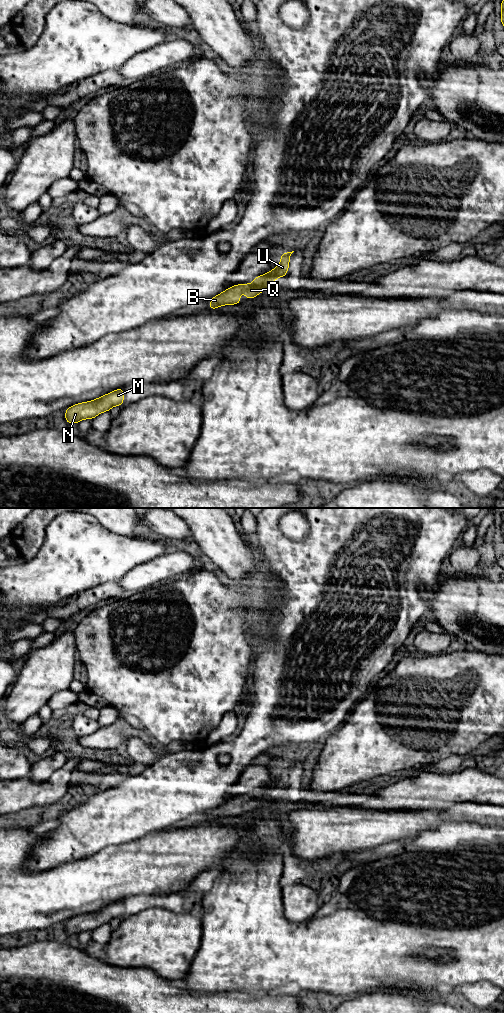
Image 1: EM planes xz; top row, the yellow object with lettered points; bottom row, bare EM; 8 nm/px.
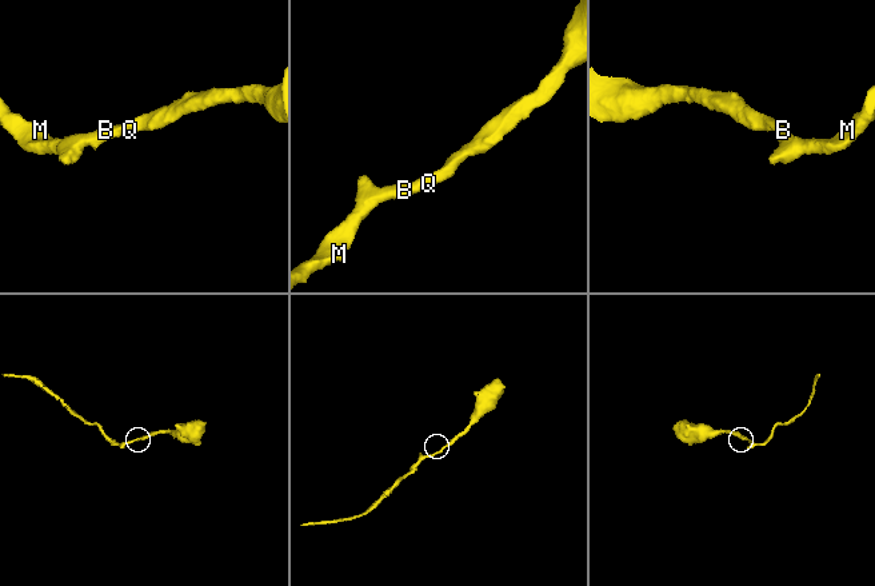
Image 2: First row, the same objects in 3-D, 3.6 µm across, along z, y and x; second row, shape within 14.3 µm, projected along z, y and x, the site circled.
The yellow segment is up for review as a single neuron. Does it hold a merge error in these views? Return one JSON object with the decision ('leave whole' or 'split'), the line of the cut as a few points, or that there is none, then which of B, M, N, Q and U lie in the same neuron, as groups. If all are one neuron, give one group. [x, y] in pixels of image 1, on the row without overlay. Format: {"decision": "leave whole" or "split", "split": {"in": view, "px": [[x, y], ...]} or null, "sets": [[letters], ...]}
{"decision": "leave whole", "split": null, "sets": [["B", "M", "N", "Q", "U"]]}

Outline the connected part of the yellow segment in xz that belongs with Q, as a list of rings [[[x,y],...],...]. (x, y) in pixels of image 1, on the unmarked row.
[[[294,763],[283,765],[279,777],[272,783],[269,783],[264,787],[255,789],[253,795],[231,798],[221,806],[211,810],[210,818],[208,819],[208,821],[216,821],[217,819],[222,817],[239,816],[241,814],[241,803],[248,811],[252,811],[261,804],[266,803],[268,797],[274,795],[276,790],[286,788],[289,779],[289,771],[293,764]]]

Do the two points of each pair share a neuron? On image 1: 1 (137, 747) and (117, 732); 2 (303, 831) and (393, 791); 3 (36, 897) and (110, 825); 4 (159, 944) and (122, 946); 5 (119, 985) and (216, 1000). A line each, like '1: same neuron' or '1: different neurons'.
1: different neurons
2: different neurons
3: different neurons
4: same neuron
5: same neuron

